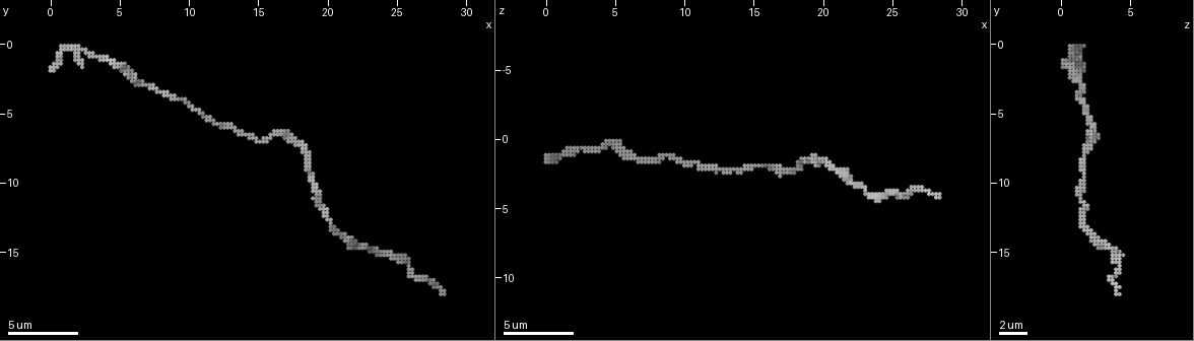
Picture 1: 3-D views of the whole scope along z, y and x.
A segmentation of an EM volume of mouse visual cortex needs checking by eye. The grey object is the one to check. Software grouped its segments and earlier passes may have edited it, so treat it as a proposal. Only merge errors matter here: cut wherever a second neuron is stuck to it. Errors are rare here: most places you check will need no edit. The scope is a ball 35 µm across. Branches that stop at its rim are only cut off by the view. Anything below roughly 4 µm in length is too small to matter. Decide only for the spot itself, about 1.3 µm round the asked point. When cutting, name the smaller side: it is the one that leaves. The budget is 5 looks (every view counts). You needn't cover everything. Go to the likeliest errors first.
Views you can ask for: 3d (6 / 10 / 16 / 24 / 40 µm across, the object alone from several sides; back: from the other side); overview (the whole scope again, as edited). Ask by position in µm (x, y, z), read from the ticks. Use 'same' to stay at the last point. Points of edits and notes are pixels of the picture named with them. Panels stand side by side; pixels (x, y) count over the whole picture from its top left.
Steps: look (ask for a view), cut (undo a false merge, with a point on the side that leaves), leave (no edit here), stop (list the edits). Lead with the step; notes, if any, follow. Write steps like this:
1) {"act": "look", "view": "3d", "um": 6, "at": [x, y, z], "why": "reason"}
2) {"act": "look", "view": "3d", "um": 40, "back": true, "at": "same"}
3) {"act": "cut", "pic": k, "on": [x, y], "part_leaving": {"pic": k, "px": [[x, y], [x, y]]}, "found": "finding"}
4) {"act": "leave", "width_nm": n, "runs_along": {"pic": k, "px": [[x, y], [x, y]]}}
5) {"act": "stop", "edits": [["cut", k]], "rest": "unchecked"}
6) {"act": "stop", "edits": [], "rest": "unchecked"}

{"act": "look", "view": "3d", "um": 10, "at": [18.4, 7.4, 2.0]}

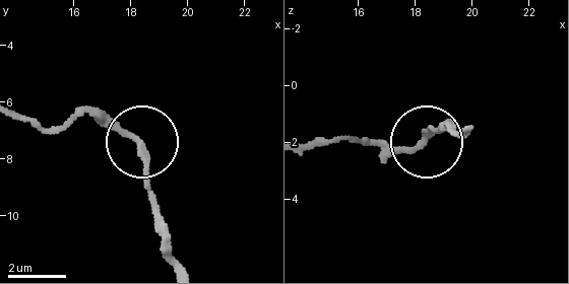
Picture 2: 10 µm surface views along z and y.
{"act": "look", "view": "3d", "um": 10, "back": true, "at": [18.3, 7.4, 1.9]}

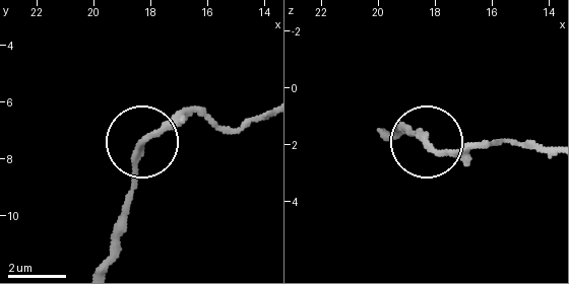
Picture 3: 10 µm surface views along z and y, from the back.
{"act": "leave", "found": "all the same neuron"}

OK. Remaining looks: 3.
{"act": "look", "view": "3d", "um": 10, "at": [6.2, 2.8, 1.2], "why": "thick turns thin"}

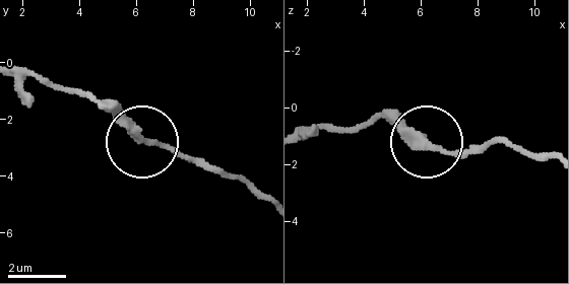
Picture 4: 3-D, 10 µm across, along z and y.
{"act": "look", "view": "3d", "um": 10, "back": true, "at": [6.3, 2.8, 1.3]}

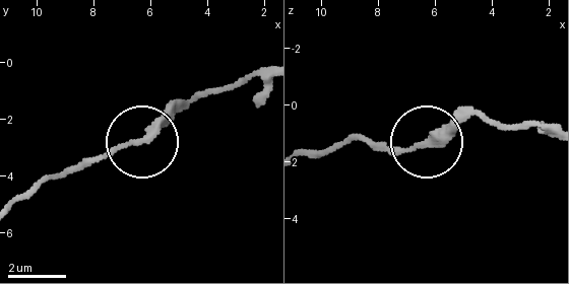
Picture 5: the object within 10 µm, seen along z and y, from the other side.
{"act": "leave", "width_nm": 250, "runs_along": {"pic": 5, "px": [[307, 152], [365, 137], [431, 145], [471, 111]]}, "found": "continuous, no second neuron"}

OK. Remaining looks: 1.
{"act": "look", "view": "3d", "um": 10, "at": [22.6, 14.6, 3.4], "why": "thick turns thin"}

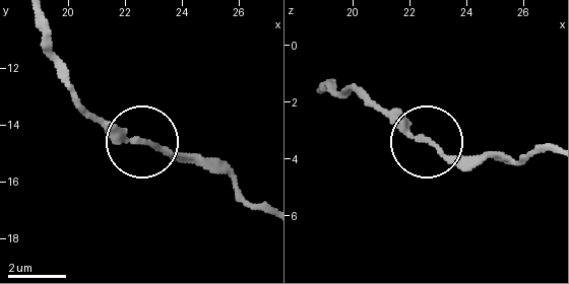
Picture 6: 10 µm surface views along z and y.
{"act": "leave", "width_nm": 160, "runs_along": {"pic": 6, "px": [[320, 92], [329, 85], [359, 94], [446, 155], [509, 162]]}, "found": "one neuron here"}

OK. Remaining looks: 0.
{"act": "stop", "edits": [], "rest": "unchecked"}

